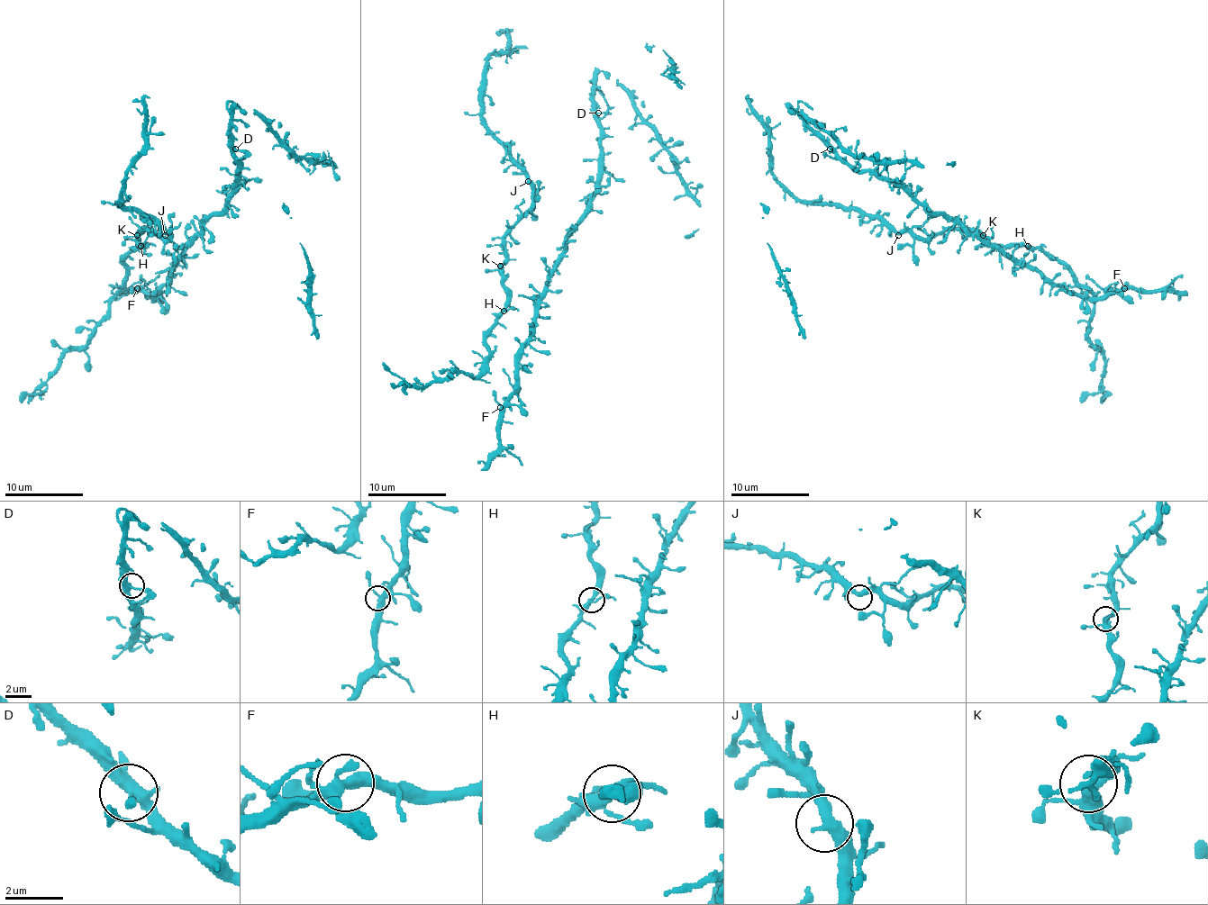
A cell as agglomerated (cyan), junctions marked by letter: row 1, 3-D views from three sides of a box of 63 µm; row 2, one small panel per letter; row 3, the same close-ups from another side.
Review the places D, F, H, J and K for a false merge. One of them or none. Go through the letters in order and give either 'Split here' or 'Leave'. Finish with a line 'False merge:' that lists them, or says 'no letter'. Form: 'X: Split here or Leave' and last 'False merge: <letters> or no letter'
D: Leave
F: Leave
H: Leave
J: Leave
K: Leave
False merge: no letter

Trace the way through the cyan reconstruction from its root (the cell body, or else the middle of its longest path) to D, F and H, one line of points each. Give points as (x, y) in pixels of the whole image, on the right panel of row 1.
D: (1028, 268), (1014, 264), (959, 225), (930, 213), (890, 182), (867, 172), (855, 172), (830, 149)
F: (1028, 268), (1038, 268), (1066, 290), (1091, 298), (1107, 298), (1124, 288)
H: (1028, 268), (1038, 268), (1066, 290), (1091, 298), (1107, 298), (1122, 290), (1089, 292), (1064, 264), (1028, 247)

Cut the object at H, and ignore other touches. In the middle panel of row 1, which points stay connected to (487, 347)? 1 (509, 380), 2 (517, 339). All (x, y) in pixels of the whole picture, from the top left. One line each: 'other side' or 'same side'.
1: other side
2: other side

